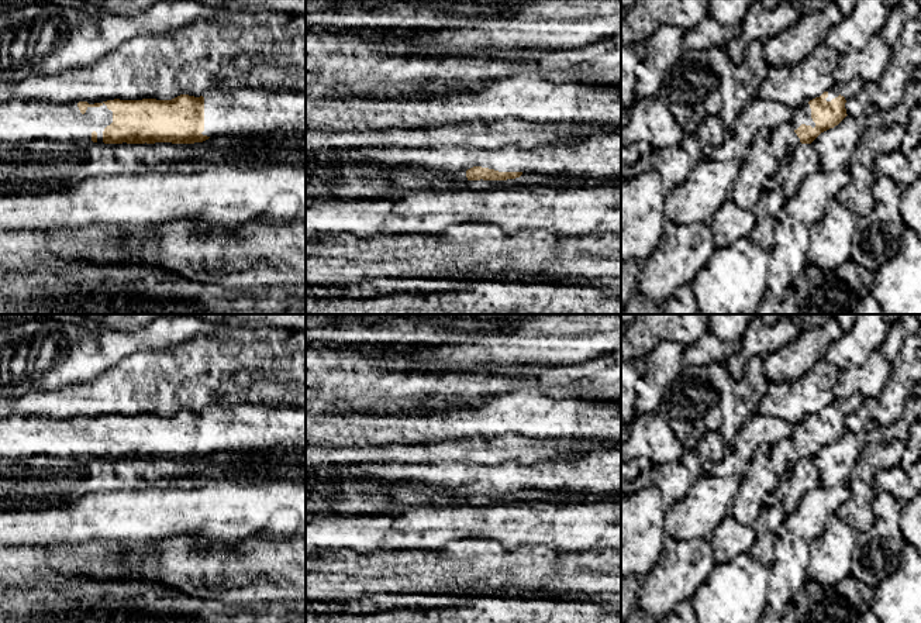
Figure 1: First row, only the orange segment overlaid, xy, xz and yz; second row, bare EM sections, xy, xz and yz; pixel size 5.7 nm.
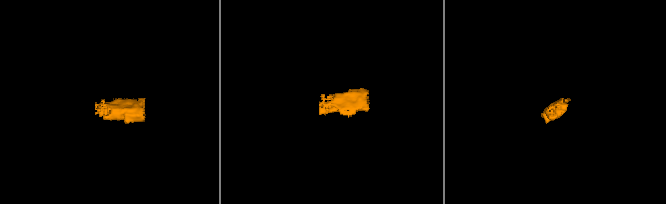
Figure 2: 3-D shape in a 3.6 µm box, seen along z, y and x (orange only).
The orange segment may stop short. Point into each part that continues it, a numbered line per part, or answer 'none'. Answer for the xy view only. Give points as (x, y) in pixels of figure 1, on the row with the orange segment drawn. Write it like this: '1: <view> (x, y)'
1: xy (244, 112)
2: xy (20, 120)

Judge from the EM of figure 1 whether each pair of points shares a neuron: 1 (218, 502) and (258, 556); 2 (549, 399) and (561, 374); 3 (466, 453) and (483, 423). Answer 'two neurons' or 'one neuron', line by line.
1: two neurons
2: two neurons
3: two neurons

